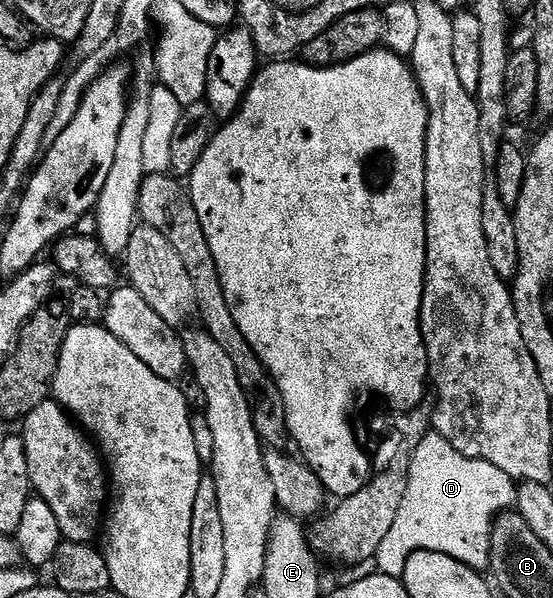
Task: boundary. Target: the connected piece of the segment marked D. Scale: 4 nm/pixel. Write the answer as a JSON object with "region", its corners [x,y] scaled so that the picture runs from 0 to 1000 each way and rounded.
{"region":[[[783,719],[752,746],[745,759],[745,779],[738,786],[738,819],[731,819],[731,839],[709,886],[702,886],[680,931],[682,955],[696,963],[727,965],[731,946],[747,923],[774,920],[788,926],[810,926],[850,950],[884,952],[886,946],[886,885],[895,868],[910,856],[924,855],[935,844],[937,819],[933,806],[911,786],[890,779],[881,769],[855,769],[826,756],[812,739]]]}

